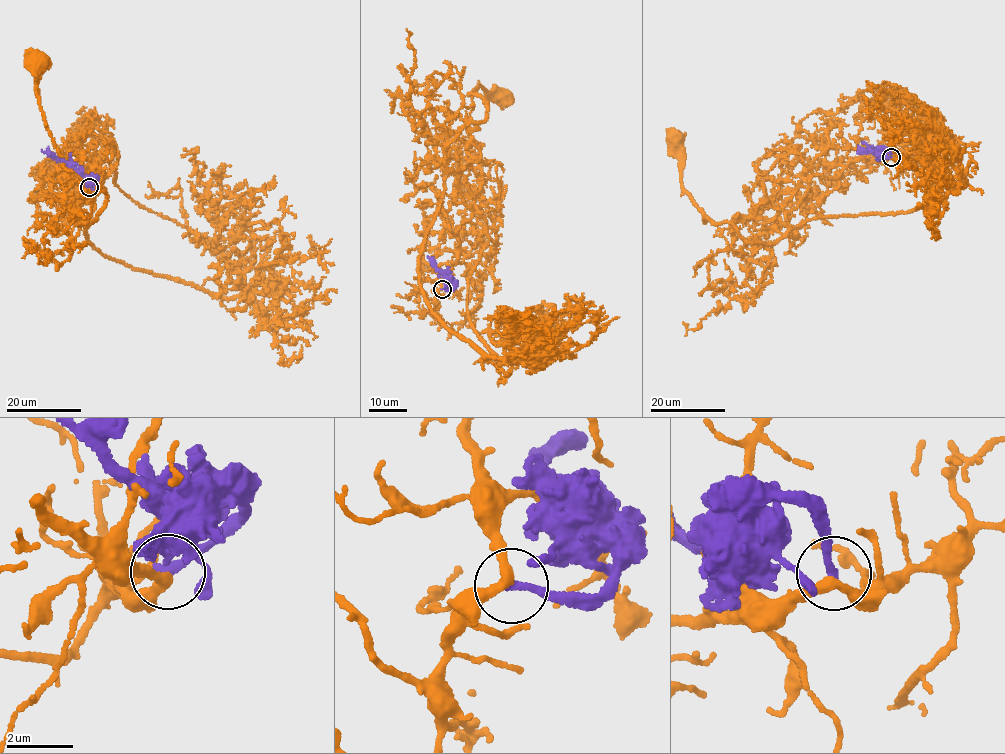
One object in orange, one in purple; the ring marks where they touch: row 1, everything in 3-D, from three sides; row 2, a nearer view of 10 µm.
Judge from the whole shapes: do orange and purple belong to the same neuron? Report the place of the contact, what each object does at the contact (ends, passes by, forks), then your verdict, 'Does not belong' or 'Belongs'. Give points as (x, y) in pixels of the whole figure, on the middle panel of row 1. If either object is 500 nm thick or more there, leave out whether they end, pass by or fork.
Place: (442, 289). At the ring orange passes by. At the ring purple ends. Does not belong

